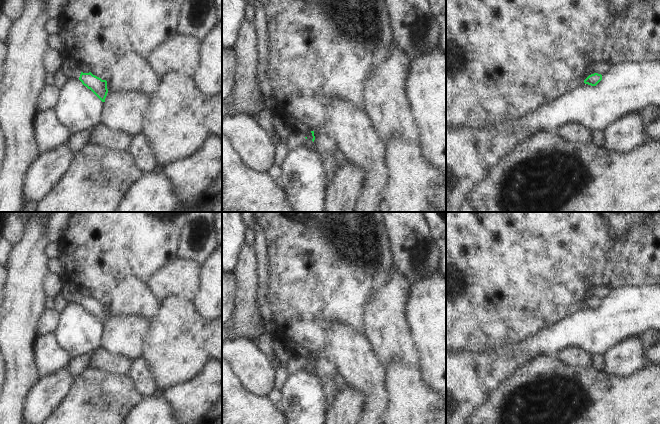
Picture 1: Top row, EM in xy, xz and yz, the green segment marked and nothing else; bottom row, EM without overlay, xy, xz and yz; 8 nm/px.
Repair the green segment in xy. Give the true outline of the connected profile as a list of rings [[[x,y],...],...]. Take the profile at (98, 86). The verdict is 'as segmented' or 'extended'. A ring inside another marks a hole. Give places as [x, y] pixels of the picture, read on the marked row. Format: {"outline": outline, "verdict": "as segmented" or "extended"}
{"outline": [[[67,47],[59,52],[61,59],[61,70],[68,79],[80,80],[84,86],[90,89],[102,102],[108,93],[107,81],[93,75],[91,72],[83,73],[81,64],[86,59],[85,56],[69,56]]], "verdict": "extended"}

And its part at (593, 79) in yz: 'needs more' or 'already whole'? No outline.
already whole

